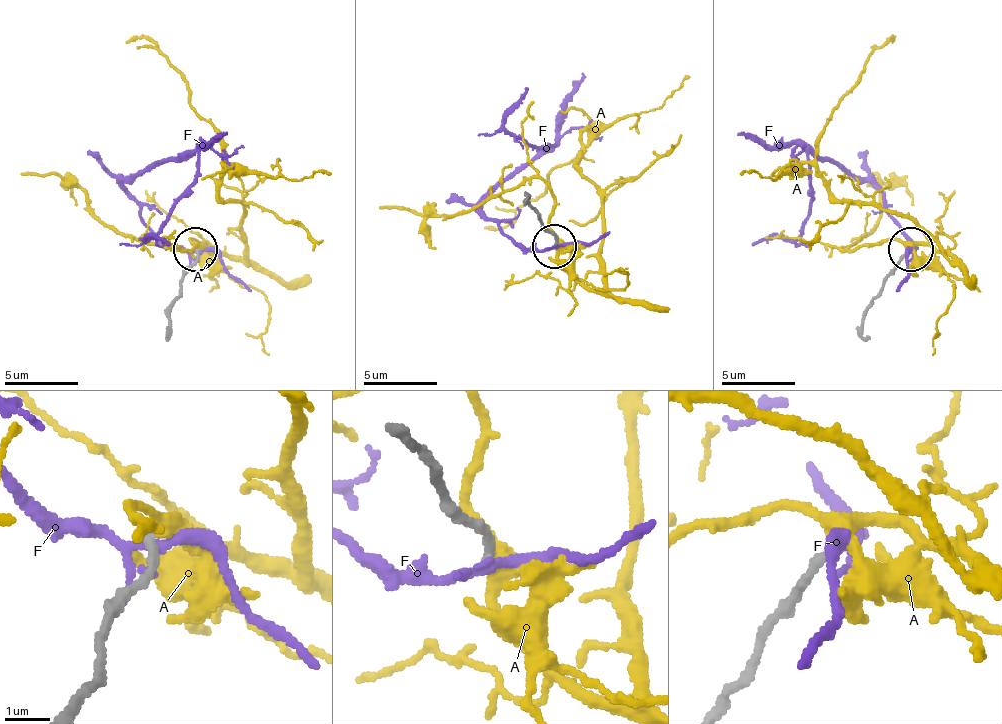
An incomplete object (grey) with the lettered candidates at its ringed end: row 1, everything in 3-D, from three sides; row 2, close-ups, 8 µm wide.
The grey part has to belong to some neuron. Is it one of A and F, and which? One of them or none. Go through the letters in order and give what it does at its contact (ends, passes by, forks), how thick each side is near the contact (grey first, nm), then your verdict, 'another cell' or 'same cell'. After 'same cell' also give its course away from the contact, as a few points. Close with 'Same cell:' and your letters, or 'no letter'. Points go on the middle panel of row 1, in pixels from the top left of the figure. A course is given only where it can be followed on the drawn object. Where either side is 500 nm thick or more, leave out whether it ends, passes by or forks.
A: it forks; calibres 220 and 320 nm; another cell
F: it forks; calibres 220 and 200 nm; another cell
Same cell: no letter

